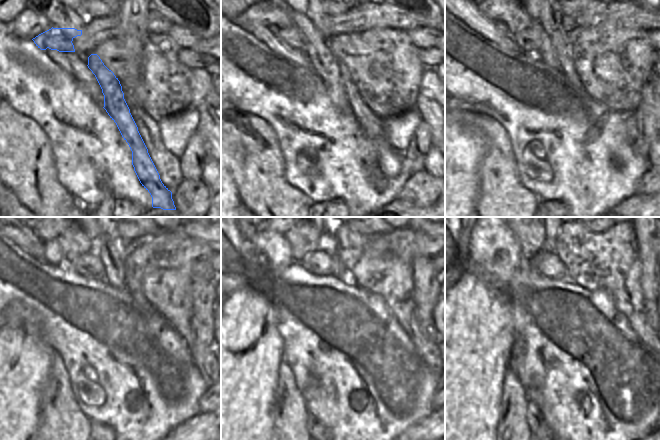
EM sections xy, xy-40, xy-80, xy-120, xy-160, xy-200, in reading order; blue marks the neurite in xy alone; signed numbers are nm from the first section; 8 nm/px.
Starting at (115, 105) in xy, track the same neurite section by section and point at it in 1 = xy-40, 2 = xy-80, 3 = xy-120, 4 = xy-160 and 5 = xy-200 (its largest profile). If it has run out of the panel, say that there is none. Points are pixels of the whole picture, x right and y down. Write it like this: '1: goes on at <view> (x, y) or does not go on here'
1: goes on at xy-40 (316, 48)
2: goes on at xy-80 (540, 46)
3: goes on at xy-120 (89, 264)
4: goes on at xy-160 (318, 262)
5: goes on at xy-200 (548, 264)

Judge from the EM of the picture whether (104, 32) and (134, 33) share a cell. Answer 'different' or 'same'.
different

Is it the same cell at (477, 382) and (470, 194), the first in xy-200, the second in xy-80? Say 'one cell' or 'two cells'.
one cell

